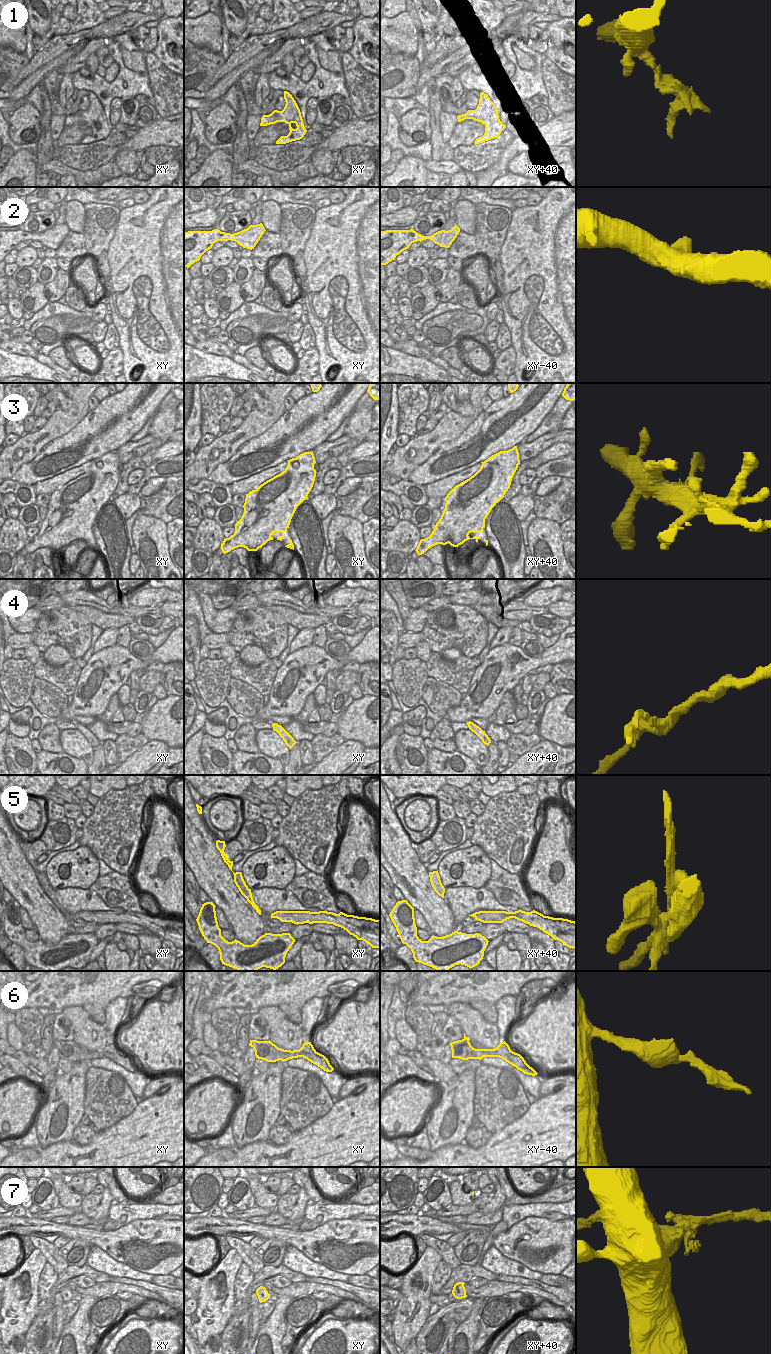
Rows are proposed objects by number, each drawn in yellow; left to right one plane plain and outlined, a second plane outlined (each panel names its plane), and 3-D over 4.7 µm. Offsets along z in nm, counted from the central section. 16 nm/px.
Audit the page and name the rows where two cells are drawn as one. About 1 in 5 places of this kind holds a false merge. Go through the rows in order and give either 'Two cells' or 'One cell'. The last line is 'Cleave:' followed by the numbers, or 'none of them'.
1: One cell
2: One cell
3: One cell
4: One cell
5: Two cells
6: Two cells
7: Two cells
Cleave: 5, 6, 7.

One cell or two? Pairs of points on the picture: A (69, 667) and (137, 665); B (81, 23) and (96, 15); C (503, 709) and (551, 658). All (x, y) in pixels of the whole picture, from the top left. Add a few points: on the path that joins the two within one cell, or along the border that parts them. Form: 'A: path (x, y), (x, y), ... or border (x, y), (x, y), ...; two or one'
A: border (82, 668), (74, 690); two
B: path (85, 19), (88, 16), (92, 16); one
C: border (511, 690), (508, 690), (503, 695), (496, 709); two

